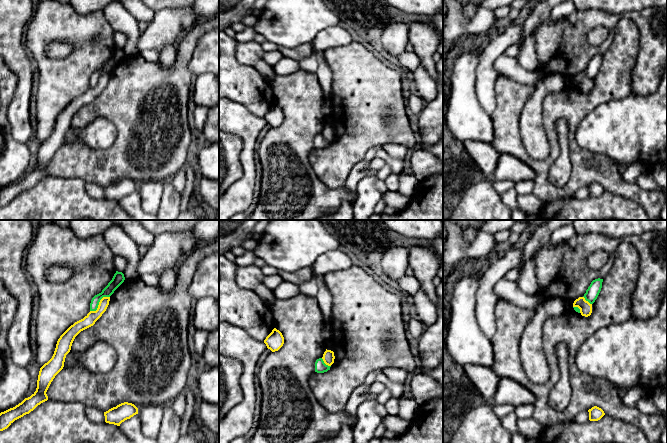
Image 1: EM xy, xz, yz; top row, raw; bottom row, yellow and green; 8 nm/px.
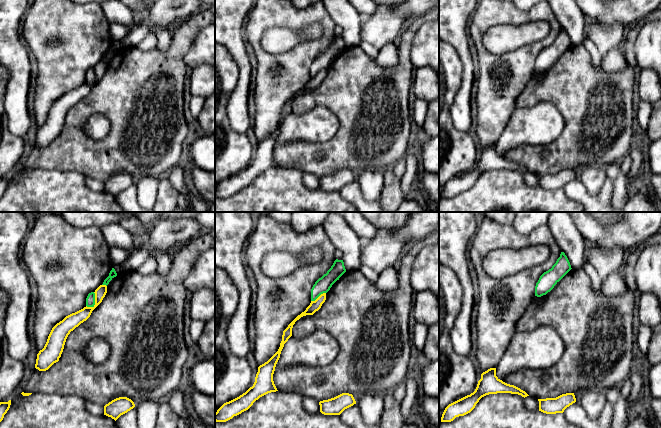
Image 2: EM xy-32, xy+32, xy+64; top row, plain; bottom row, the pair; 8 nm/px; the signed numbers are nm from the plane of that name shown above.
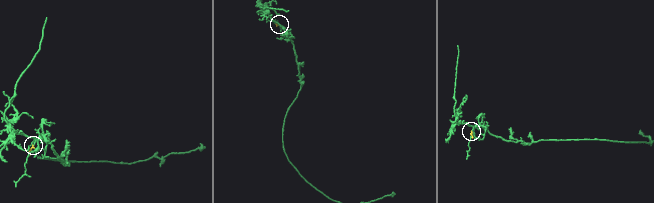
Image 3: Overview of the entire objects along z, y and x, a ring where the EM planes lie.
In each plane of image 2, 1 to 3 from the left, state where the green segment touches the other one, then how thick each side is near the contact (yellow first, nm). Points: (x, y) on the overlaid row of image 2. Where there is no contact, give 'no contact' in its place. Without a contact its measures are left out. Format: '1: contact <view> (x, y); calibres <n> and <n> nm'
1: contact xy-32 (95, 302); calibres 120 and 80 nm
2: contact xy+32 (319, 296); calibres 90 and 120 nm
3: no contact

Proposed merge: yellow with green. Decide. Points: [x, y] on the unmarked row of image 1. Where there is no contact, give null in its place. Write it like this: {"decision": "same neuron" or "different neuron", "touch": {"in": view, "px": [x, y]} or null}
{"decision": "different neuron", "touch": {"in": "xy", "px": [99, 79]}}

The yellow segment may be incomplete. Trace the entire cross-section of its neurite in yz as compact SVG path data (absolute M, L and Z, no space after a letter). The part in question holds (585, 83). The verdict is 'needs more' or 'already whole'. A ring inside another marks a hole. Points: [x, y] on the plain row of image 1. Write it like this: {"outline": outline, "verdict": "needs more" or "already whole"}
{"outline": "M579 73L573 79L573 83L578 83L582 92L588 93L592 89L592 80L585 76L584 73Z", "verdict": "already whole"}

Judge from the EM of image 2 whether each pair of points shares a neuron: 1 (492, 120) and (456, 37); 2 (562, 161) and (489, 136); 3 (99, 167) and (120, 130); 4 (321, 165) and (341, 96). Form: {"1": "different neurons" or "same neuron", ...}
{"1": "different neurons", "2": "different neurons", "3": "same neuron", "4": "same neuron"}

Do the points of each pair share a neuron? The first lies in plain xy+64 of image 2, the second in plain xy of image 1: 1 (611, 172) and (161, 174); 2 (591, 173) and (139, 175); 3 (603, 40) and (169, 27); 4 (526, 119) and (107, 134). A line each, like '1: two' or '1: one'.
1: two
2: two
3: one
4: one

